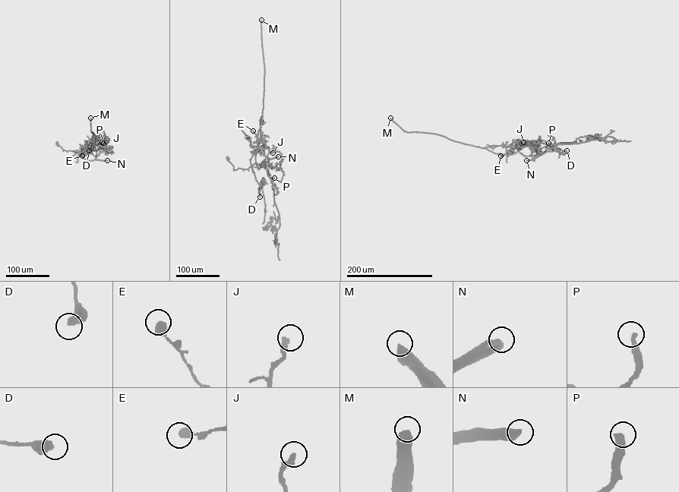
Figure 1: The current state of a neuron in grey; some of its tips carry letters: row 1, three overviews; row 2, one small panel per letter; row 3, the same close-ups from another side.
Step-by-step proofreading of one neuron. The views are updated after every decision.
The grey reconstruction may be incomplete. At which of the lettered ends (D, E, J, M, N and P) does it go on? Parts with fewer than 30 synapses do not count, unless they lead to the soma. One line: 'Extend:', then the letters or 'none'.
Extend: M, N, P

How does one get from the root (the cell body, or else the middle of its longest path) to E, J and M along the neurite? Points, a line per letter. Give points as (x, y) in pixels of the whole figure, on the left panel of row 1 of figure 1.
E: (57, 143), (63, 150), (74, 151), (81, 156), (88, 151), (86, 155), (82, 156)
J: (57, 143), (63, 150), (76, 152), (90, 160), (111, 146), (103, 147), (102, 142)
M: (57, 143), (63, 150), (74, 151), (81, 156), (87, 151), (86, 155), (89, 154), (94, 136), (90, 118)

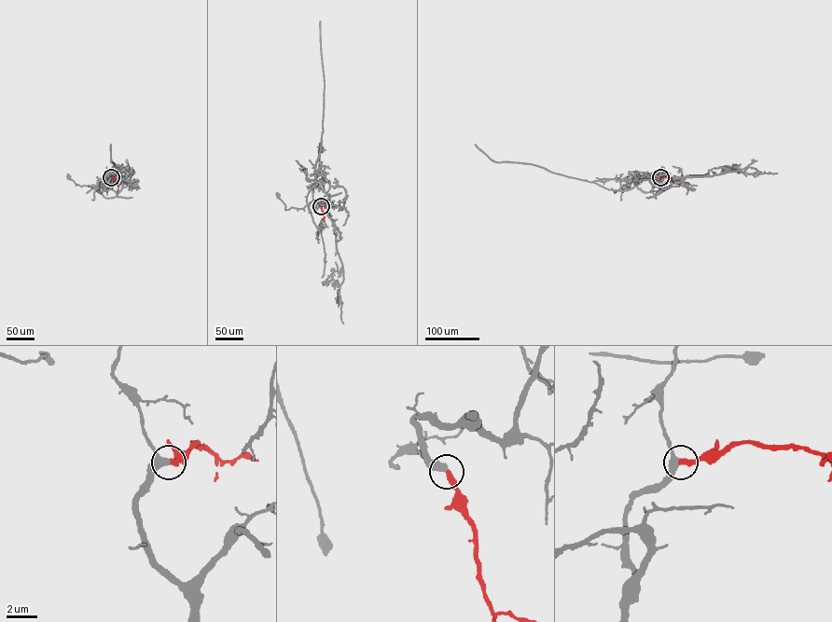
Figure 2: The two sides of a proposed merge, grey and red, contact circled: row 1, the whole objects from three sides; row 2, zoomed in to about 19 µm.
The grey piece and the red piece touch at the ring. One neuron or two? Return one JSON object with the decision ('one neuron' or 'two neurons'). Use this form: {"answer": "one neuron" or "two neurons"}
{"answer": "one neuron"}

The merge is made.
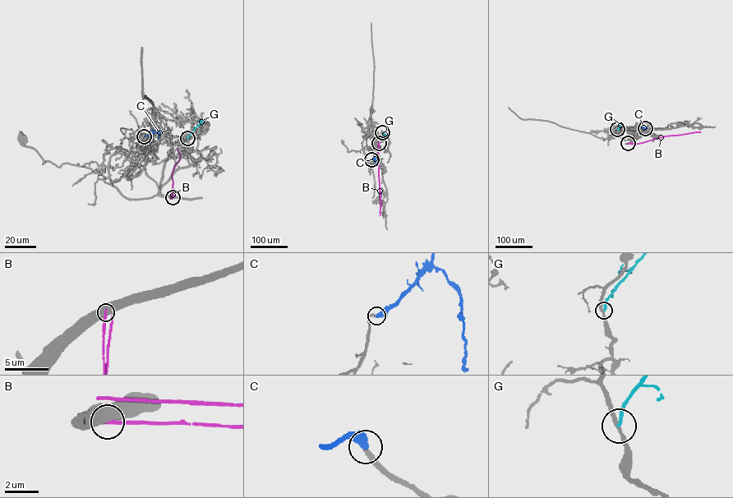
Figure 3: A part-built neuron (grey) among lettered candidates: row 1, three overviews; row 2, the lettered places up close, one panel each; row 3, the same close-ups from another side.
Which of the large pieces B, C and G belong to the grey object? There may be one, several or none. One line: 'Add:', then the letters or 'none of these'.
Add: C

